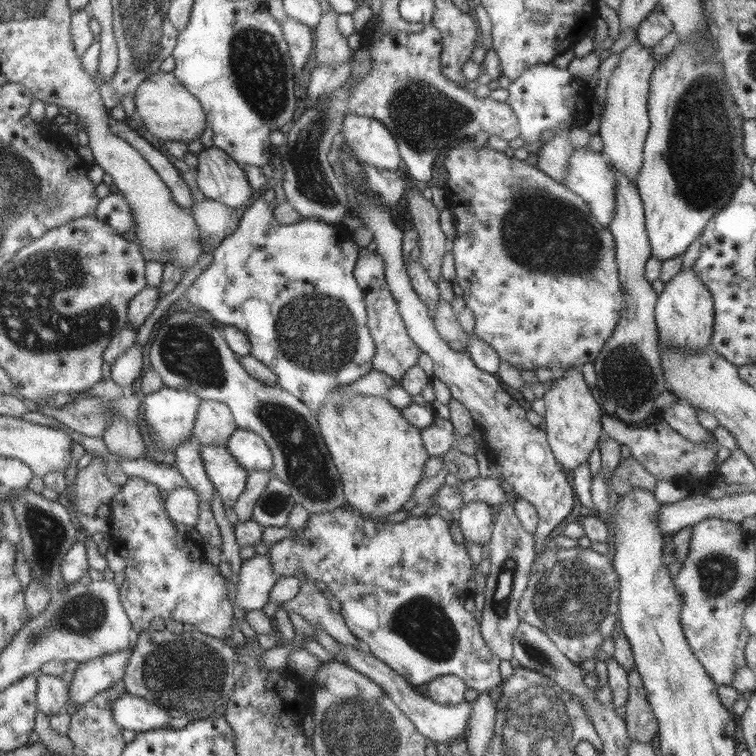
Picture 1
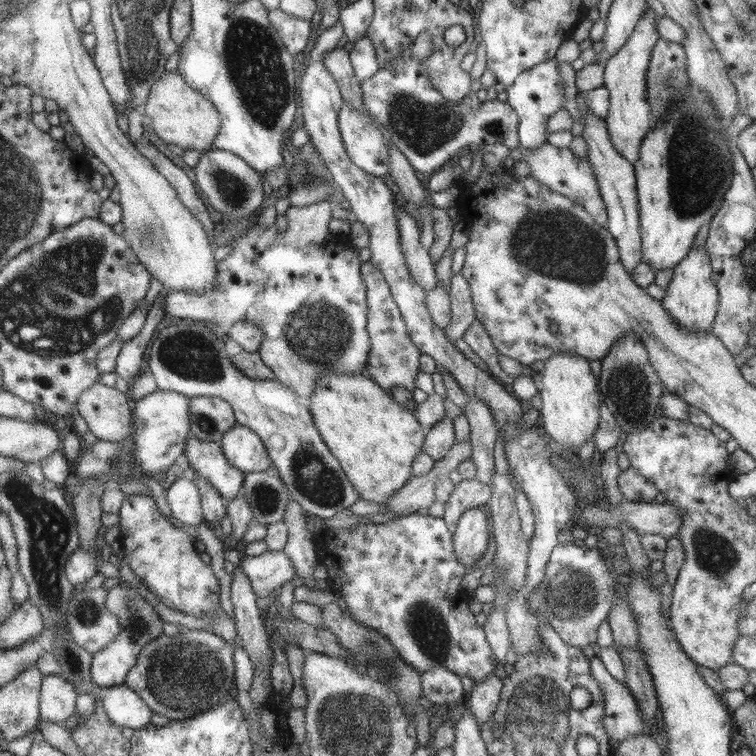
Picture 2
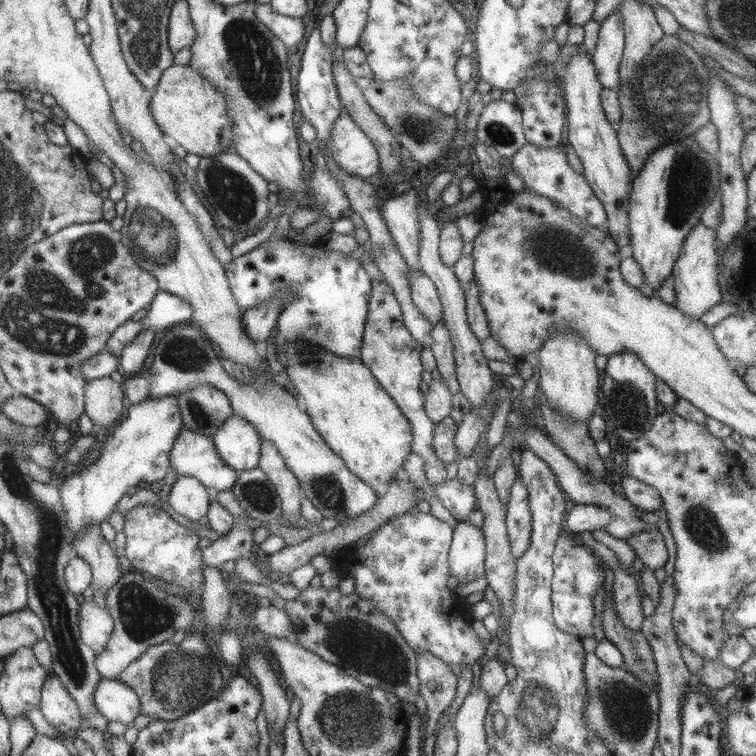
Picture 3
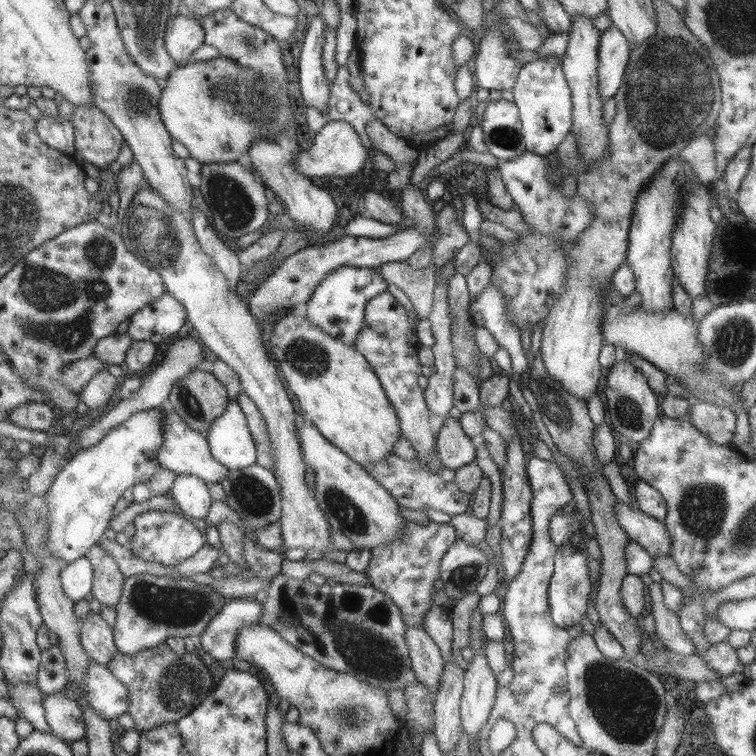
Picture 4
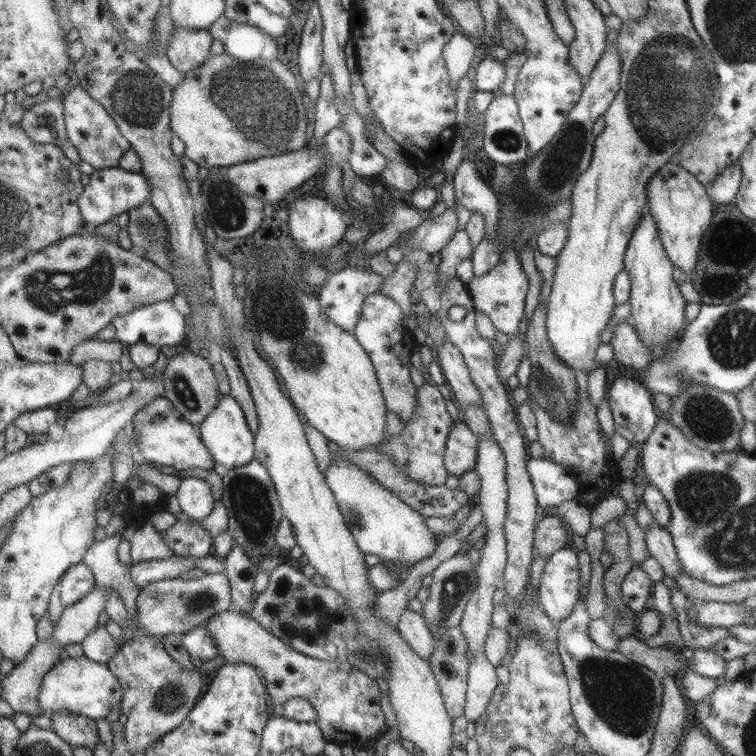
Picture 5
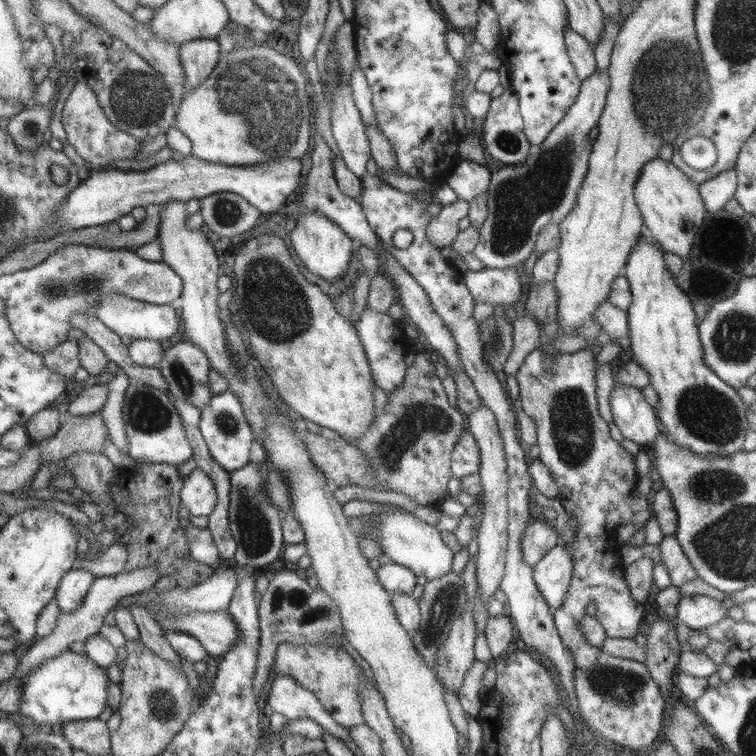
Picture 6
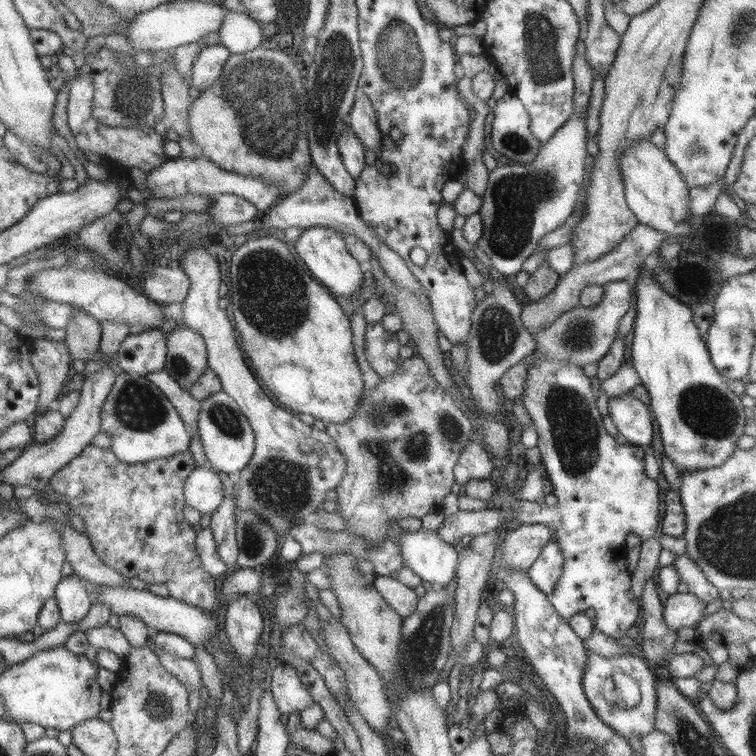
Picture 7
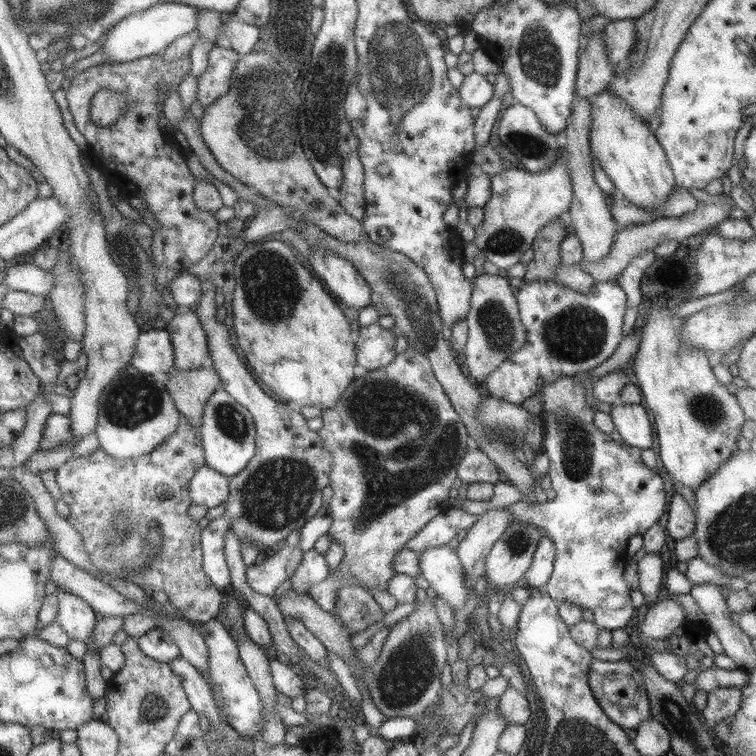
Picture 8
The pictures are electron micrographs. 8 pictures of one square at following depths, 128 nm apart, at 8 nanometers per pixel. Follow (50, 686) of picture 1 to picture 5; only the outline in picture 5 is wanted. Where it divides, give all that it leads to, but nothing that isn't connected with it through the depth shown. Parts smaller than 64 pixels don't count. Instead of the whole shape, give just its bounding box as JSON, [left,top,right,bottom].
[51,711,100,747]

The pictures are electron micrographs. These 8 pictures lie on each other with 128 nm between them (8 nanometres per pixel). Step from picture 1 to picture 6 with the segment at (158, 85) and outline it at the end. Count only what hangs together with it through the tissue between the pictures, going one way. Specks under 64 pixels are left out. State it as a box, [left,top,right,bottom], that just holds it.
[175,45,312,166]

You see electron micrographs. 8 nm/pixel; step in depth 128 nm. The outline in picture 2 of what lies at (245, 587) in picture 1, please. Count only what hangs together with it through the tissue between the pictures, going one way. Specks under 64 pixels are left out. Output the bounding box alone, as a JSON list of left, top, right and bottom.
[241,549,294,598]

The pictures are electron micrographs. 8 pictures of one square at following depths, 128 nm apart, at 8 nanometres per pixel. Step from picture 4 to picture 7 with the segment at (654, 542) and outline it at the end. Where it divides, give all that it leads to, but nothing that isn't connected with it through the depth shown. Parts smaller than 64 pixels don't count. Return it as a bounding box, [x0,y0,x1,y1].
[673,553,719,604]

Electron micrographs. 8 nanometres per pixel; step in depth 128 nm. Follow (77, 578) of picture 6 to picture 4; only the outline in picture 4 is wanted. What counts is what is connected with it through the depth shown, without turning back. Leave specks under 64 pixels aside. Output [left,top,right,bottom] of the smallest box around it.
[61,557,93,603]

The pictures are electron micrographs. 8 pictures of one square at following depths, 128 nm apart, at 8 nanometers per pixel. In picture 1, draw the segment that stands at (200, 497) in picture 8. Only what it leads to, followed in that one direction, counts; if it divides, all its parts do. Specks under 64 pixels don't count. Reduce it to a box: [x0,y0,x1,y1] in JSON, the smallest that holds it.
[165,487,199,526]

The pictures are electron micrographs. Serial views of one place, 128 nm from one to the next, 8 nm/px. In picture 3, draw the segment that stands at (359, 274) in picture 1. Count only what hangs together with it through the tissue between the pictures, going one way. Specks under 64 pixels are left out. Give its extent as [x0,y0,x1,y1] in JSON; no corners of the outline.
[360,279,447,485]

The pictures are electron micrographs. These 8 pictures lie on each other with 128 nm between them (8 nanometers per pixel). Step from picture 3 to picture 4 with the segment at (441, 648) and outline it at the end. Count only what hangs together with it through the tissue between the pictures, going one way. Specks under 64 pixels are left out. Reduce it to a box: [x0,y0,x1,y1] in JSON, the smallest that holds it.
[365,522,457,628]

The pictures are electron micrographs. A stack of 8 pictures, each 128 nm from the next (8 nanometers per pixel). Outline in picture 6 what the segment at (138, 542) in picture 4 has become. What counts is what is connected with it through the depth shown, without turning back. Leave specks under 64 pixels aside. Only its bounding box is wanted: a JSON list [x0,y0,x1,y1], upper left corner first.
[183,525,220,566]

